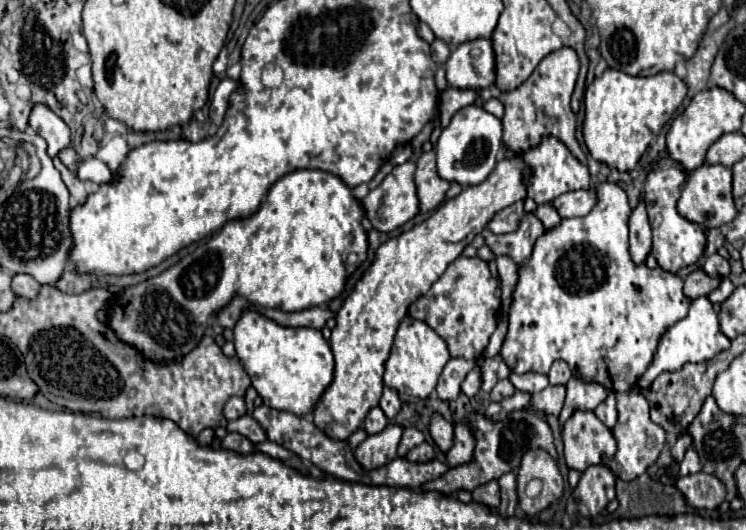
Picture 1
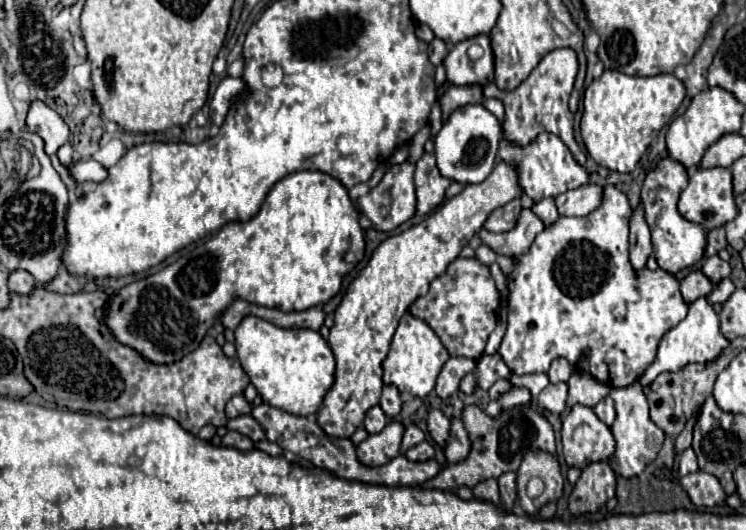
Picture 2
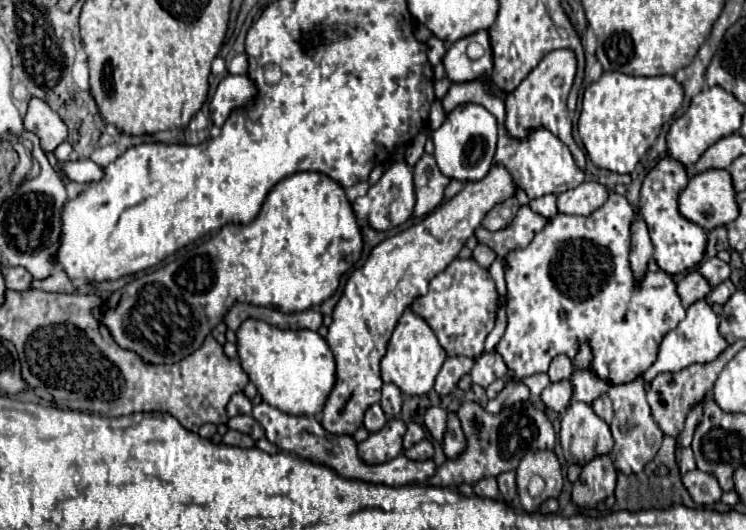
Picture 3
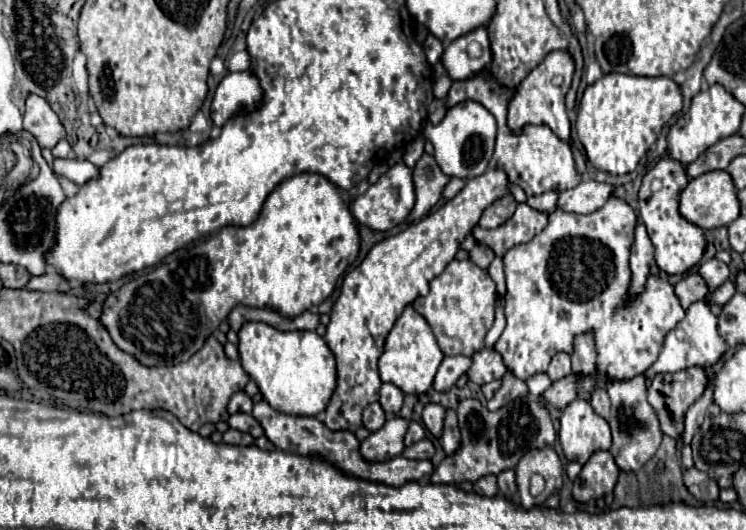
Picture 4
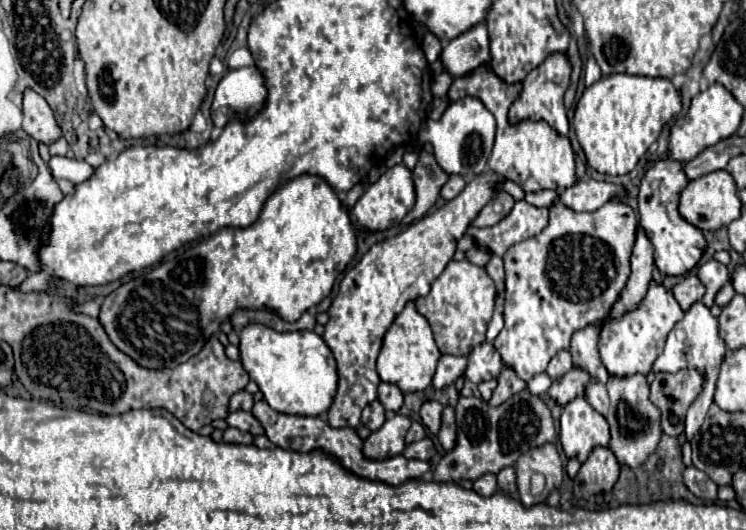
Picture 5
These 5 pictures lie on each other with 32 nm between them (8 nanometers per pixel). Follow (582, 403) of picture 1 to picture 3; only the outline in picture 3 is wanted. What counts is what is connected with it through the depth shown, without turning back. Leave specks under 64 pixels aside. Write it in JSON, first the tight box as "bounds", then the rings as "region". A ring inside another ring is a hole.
{"bounds":[572,372,608,404],"region":[[[574,372],[572,384],[574,384],[574,398],[572,400],[580,400],[586,404],[592,404],[594,398],[598,398],[600,394],[604,394],[608,390],[608,384],[592,372]]]}

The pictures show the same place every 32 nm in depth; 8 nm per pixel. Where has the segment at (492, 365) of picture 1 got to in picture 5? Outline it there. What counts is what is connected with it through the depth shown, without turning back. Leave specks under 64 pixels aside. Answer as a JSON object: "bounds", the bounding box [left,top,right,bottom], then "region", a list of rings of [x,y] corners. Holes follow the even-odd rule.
{"bounds":[464,342,496,384],"region":[[[484,342],[484,344],[476,346],[476,348],[472,348],[472,352],[468,352],[468,356],[466,356],[468,366],[464,370],[464,376],[474,384],[490,380],[494,376],[490,358],[496,358],[496,348],[492,344]]]}

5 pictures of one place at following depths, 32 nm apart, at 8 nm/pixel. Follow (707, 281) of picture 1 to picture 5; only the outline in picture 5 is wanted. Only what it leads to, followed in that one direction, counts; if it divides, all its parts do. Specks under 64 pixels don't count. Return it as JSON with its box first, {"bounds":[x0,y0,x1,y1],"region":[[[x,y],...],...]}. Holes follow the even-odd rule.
{"bounds":[672,276,706,310],"region":[[[686,276],[682,282],[678,282],[672,288],[672,294],[678,300],[682,310],[688,310],[694,302],[698,302],[704,296],[704,292],[706,292],[706,288],[698,280],[698,276]]]}

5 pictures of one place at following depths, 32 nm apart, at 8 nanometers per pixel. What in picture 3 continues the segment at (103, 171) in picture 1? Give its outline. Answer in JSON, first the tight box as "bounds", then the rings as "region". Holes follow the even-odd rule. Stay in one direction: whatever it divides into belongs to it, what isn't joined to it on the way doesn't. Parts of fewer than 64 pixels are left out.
{"bounds":[58,160,104,184],"region":[[[66,160],[66,162],[58,162],[58,168],[68,176],[68,180],[78,184],[96,182],[104,176],[102,168],[92,160]]]}

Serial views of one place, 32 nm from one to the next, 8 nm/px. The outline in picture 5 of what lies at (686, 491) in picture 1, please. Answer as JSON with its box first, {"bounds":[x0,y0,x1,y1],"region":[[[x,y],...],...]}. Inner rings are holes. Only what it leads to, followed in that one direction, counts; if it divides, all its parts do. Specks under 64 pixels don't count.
{"bounds":[684,466,718,500],"region":[[[688,466],[688,468],[684,470],[684,484],[686,484],[686,488],[688,488],[692,494],[696,494],[698,498],[716,500],[716,490],[718,490],[718,486],[716,486],[712,480],[708,480],[708,476],[706,476],[704,472],[700,472],[698,468]]]}

